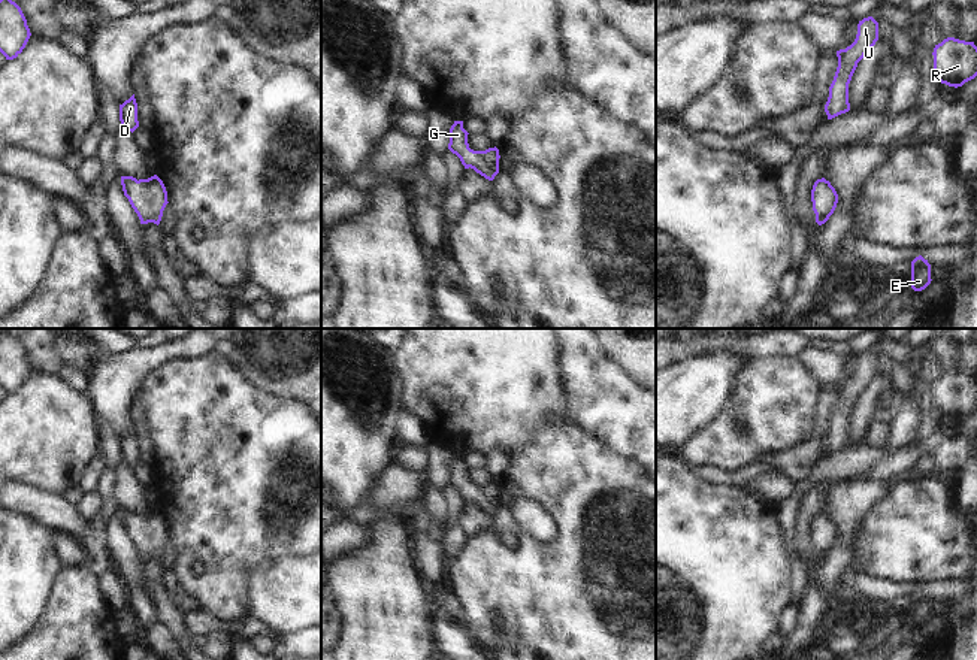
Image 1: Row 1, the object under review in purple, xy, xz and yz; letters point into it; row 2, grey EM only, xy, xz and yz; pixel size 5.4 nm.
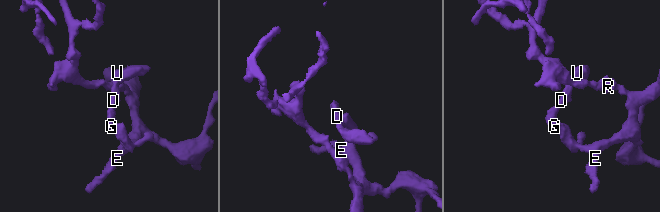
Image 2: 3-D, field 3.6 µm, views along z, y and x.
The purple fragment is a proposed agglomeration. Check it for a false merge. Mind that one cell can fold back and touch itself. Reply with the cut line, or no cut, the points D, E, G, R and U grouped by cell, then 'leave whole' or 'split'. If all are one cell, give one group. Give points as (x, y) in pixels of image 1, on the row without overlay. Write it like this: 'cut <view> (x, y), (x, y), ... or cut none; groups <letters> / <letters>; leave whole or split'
cut none; groups D E G R U; leave whole

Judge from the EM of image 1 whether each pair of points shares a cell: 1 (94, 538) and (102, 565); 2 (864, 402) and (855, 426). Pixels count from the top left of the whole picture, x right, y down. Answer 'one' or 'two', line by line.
1: one
2: one

